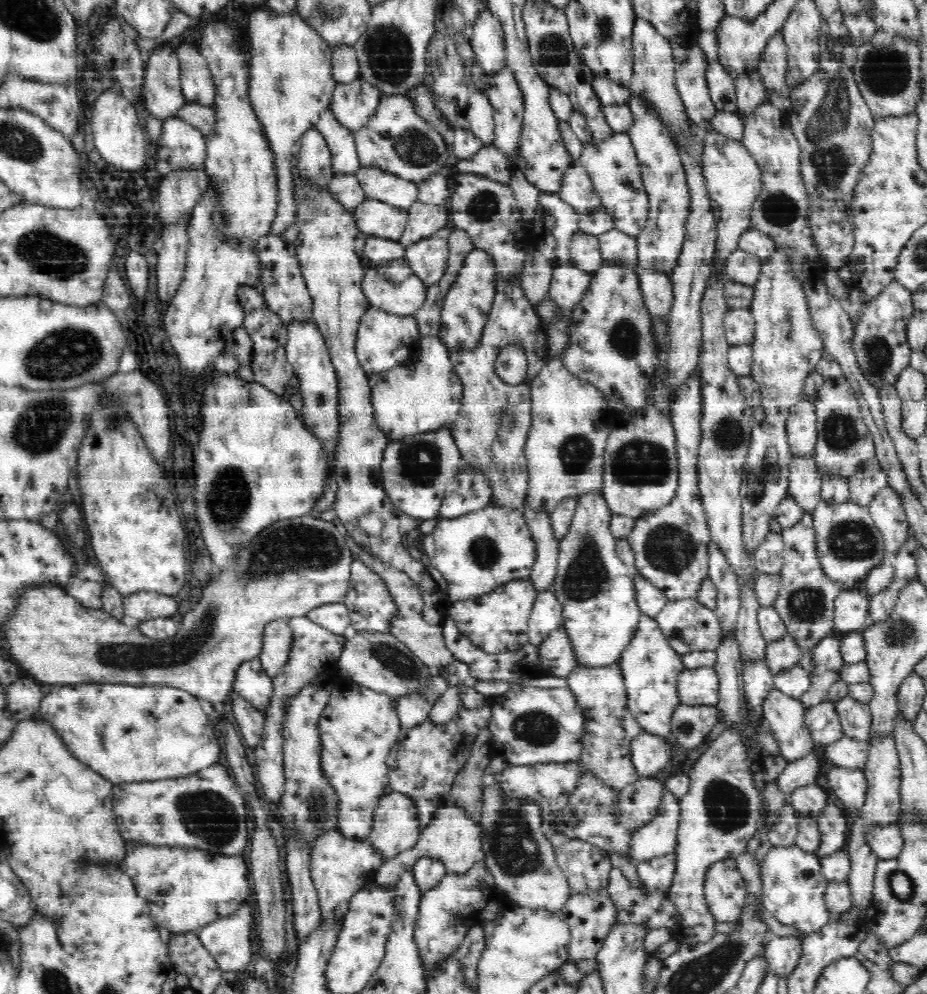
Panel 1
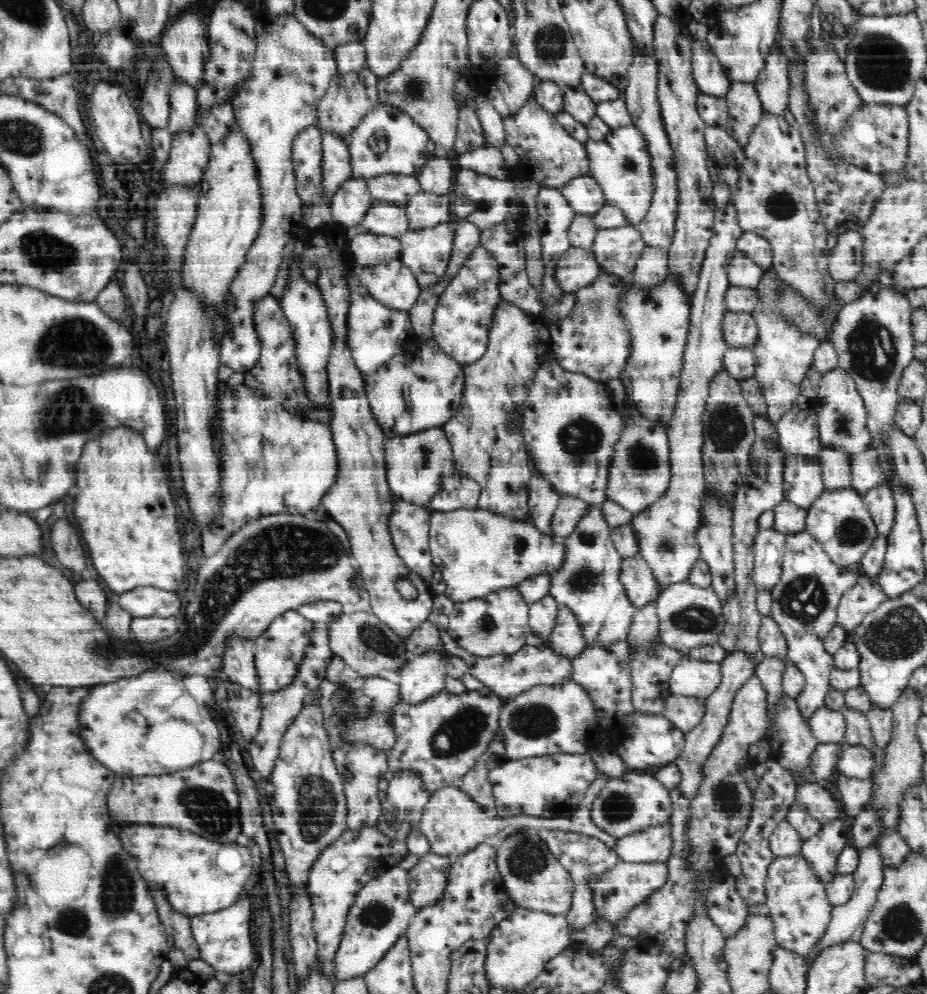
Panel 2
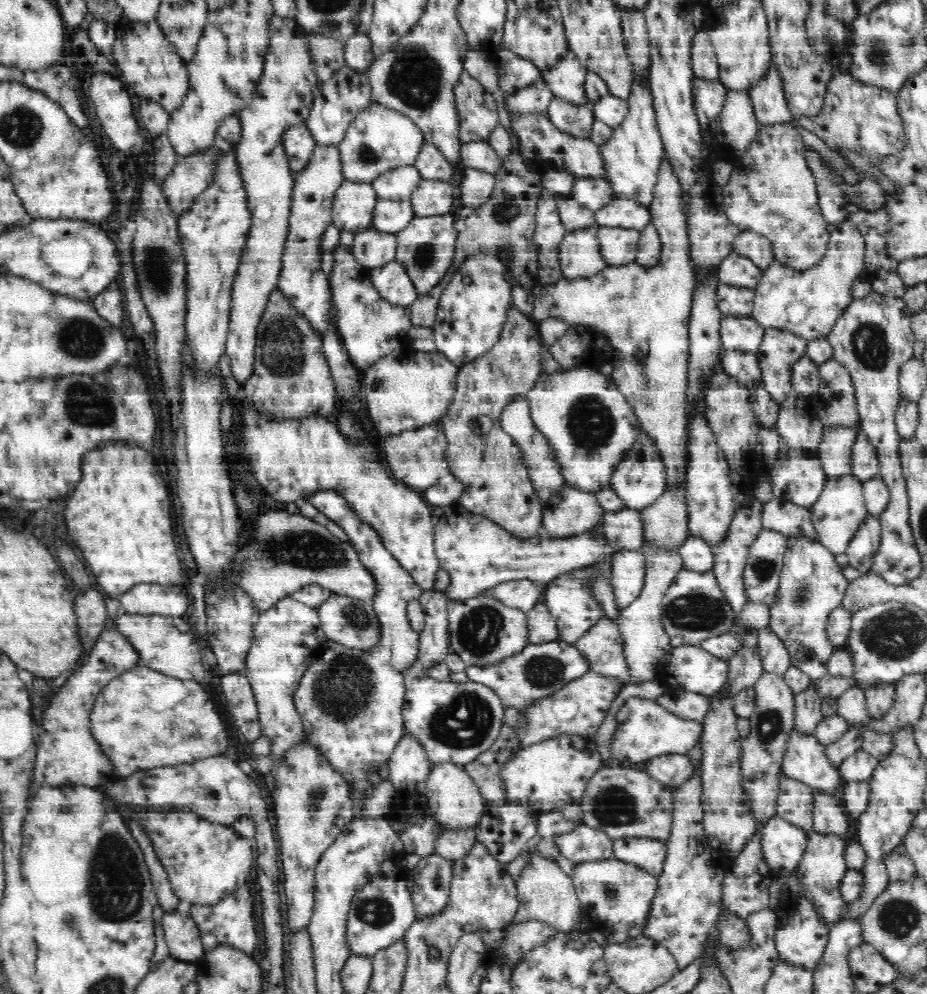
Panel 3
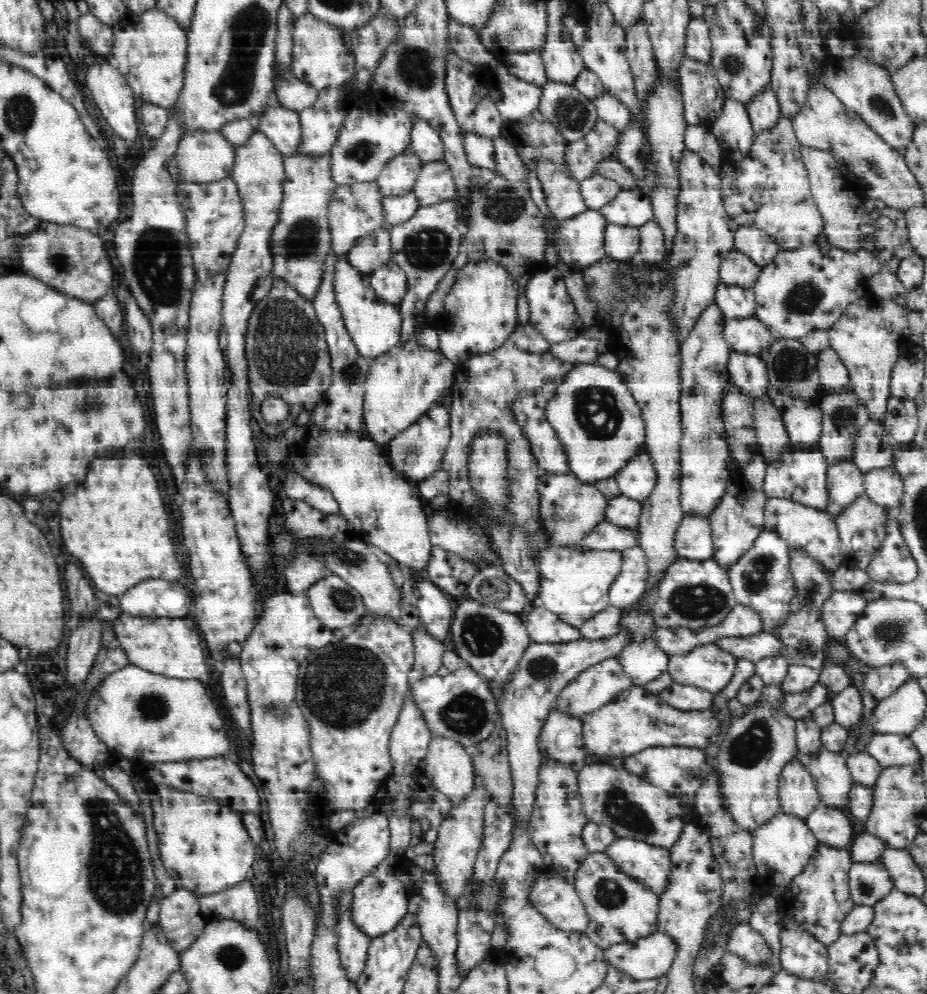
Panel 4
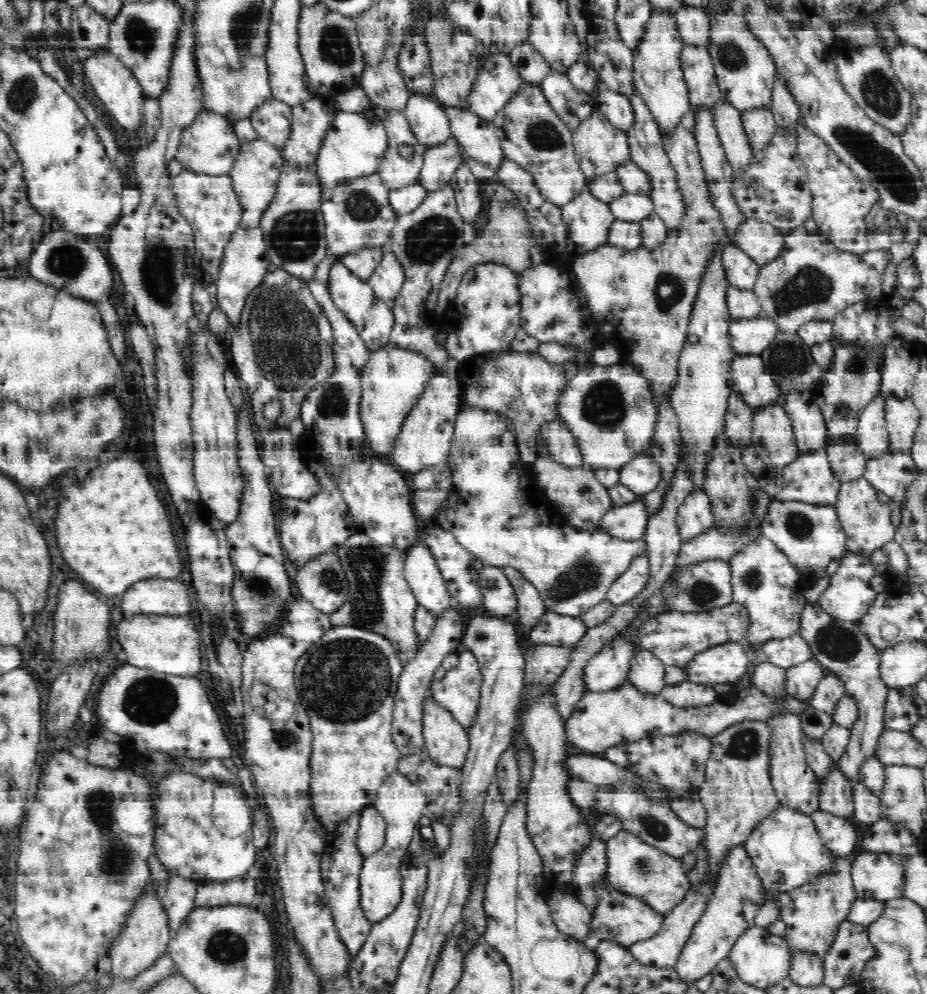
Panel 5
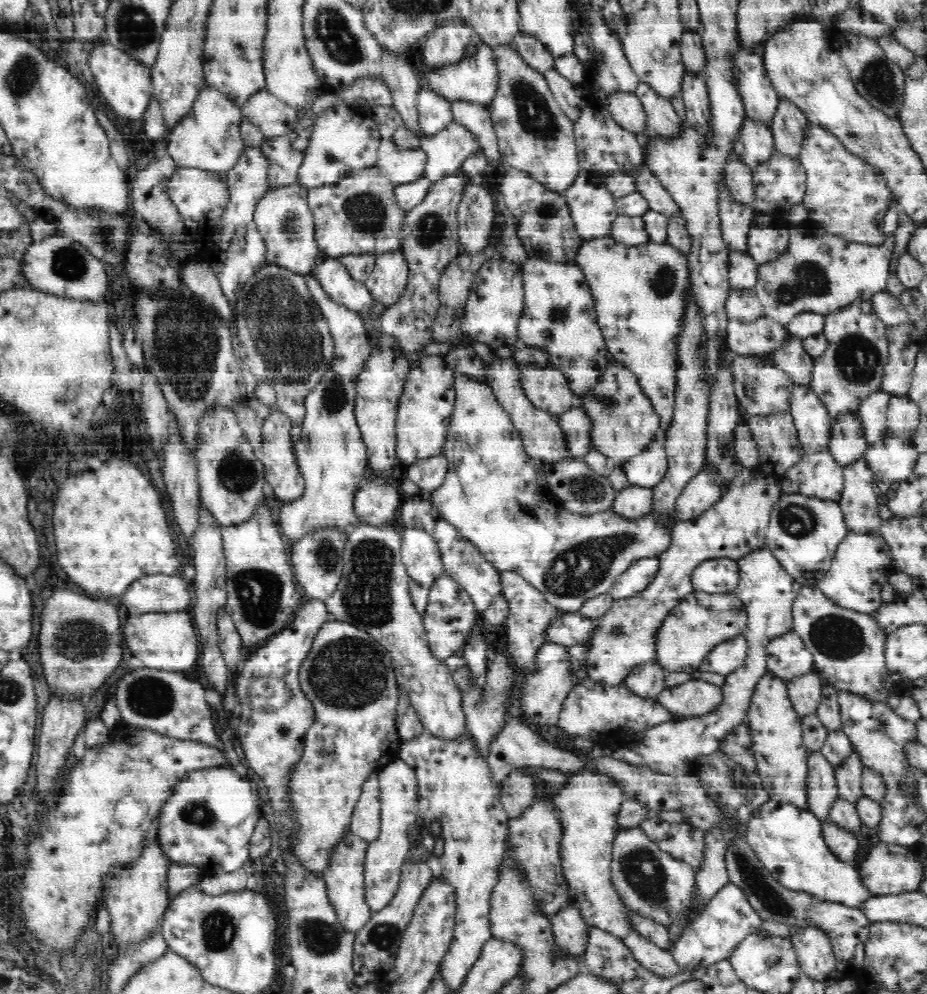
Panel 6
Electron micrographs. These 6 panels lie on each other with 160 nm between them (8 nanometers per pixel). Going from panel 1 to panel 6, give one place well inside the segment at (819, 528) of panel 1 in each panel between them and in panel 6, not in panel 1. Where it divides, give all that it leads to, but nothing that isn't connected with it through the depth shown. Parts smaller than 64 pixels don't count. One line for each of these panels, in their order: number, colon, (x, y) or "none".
2: (840, 521)
3: (840, 511)
4: (845, 483)
5: (848, 464)
6: (847, 444)

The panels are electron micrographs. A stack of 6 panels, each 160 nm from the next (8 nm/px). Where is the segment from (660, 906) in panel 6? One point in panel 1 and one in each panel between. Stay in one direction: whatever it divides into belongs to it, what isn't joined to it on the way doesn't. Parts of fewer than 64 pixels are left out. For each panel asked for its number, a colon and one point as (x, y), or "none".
1: (659, 837)
2: (654, 844)
3: (649, 854)
4: (650, 865)
5: (635, 868)

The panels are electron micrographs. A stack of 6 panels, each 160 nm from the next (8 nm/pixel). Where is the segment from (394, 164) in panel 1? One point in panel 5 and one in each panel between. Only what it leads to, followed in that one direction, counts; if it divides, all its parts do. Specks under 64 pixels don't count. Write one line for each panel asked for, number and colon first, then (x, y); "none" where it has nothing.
2: (386, 141)
3: (379, 139)
4: (367, 140)
5: (353, 146)

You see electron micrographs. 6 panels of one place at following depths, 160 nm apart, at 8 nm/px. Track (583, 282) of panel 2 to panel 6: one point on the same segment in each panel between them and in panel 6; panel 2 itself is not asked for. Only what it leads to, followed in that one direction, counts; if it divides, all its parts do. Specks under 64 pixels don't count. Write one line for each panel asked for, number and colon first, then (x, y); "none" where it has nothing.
3: (580, 257)
4: (580, 243)
5: (588, 221)
6: (593, 210)

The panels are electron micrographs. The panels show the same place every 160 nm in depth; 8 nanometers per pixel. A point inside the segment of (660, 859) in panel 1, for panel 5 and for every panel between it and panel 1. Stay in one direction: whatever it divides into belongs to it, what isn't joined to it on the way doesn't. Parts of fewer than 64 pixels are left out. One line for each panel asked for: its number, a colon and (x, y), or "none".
2: (614, 892)
3: (615, 895)
4: (620, 909)
5: (620, 918)

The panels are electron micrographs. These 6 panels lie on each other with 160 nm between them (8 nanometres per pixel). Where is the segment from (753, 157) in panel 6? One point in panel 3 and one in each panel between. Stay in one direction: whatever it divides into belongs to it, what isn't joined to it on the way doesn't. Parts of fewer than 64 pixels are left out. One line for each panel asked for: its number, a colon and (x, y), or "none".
3: (770, 106)
4: (764, 111)
5: (759, 125)

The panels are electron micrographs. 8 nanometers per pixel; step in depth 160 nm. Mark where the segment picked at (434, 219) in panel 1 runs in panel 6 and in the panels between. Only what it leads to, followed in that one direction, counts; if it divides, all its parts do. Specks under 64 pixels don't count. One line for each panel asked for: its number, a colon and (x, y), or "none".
2: (424, 210)
3: (431, 198)
4: (435, 184)
5: (440, 163)
6: (446, 151)

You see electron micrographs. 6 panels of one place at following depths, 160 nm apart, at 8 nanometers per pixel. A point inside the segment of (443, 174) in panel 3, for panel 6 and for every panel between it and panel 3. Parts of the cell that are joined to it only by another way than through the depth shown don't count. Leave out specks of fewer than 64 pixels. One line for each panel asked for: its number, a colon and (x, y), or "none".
4: (425, 142)
5: (427, 117)
6: (434, 114)

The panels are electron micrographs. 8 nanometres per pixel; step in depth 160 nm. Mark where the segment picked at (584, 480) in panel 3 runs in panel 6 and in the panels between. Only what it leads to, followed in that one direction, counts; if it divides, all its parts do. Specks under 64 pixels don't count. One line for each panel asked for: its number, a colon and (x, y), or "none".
4: (599, 424)
5: (609, 409)
6: (622, 420)

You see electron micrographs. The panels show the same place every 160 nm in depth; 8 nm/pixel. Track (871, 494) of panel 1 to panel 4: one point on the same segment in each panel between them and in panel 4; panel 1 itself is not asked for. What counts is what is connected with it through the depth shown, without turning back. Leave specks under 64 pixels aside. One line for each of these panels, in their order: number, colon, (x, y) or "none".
2: (866, 473)
3: (865, 465)
4: (874, 448)

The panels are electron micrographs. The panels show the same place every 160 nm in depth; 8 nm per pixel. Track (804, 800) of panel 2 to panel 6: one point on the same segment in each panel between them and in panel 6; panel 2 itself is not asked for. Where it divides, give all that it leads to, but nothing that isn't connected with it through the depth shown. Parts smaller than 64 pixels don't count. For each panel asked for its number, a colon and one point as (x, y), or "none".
3: (829, 814)
4: (829, 825)
5: (839, 836)
6: (842, 843)

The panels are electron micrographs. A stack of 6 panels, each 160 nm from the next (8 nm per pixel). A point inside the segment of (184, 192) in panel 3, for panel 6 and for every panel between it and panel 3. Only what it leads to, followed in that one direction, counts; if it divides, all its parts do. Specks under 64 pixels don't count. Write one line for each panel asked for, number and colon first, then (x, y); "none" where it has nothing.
4: (203, 157)
5: (209, 146)
6: (208, 138)

